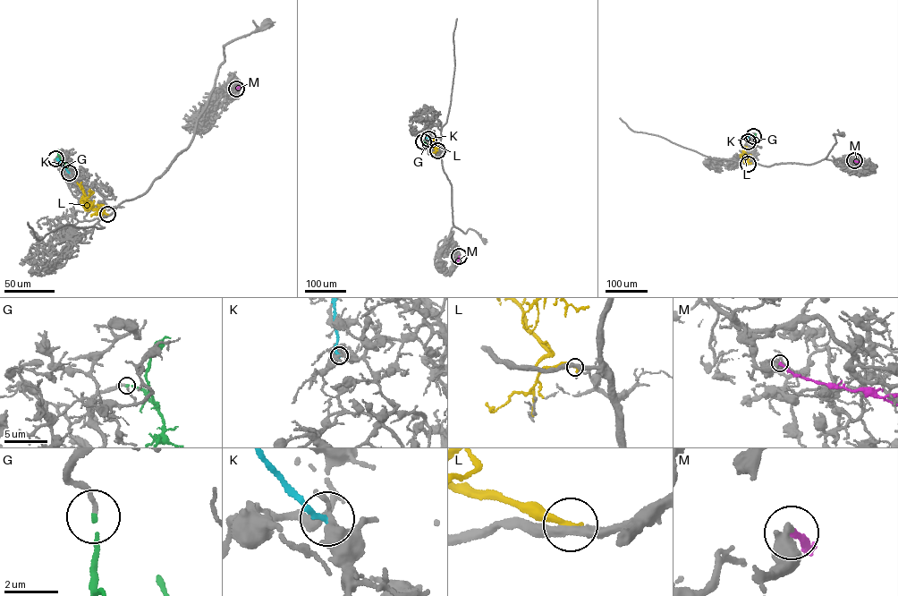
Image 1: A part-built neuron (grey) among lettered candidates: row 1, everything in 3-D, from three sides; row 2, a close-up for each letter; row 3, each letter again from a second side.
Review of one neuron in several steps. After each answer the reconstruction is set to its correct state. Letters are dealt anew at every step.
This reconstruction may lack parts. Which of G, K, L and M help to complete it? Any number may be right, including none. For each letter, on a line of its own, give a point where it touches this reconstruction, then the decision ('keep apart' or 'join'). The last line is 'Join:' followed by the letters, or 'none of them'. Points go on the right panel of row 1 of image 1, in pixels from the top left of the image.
G: (753, 136) | join
K: (748, 141) | keep apart
L: (748, 164) | keep apart
M: (854, 160) | keep apart
Join: G

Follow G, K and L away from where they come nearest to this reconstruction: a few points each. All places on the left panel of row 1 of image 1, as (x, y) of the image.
G: (55, 158), (67, 166), (65, 168)
K: (69, 172), (56, 159)
L: (107, 214), (99, 208), (88, 208), (90, 207), (83, 198), (81, 183)

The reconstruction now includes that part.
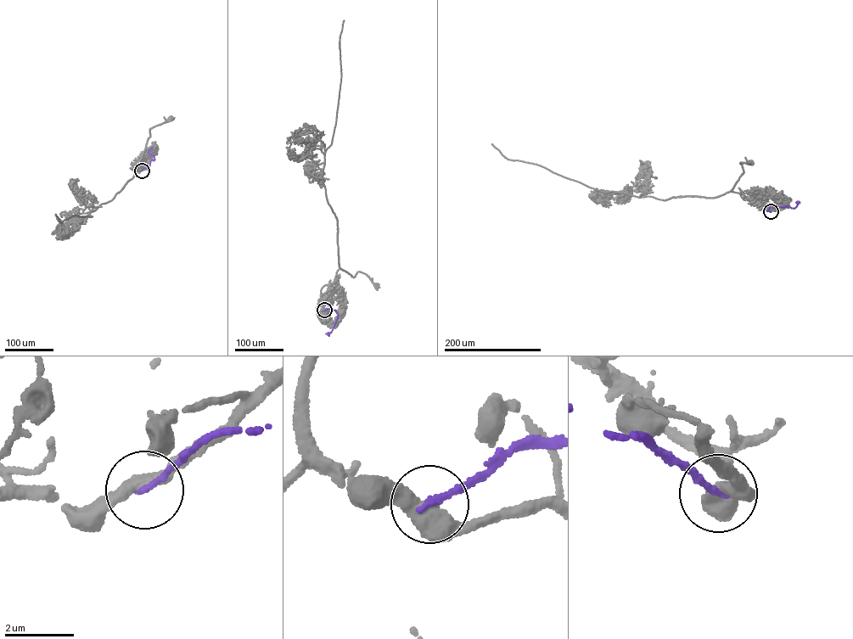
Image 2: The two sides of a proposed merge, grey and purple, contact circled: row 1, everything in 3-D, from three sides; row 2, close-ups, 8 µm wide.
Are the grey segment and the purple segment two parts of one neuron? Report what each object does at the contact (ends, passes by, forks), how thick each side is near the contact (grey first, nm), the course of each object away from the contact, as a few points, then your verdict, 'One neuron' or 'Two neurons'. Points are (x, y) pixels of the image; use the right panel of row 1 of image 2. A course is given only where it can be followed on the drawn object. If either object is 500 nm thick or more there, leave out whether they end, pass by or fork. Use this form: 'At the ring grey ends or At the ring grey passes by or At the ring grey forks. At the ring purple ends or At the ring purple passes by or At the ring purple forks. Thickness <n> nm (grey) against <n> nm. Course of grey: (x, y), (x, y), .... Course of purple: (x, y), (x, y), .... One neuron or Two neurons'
At the ring grey passes by. At the ring purple ends. Thickness 480 nm (grey) against 180 nm. Course of grey: (771, 211), (769, 207), (732, 191), (743, 172), (740, 163), (749, 162). Course of purple: (771, 211), (767, 210), (771, 204), (794, 208), (797, 202). Two neurons

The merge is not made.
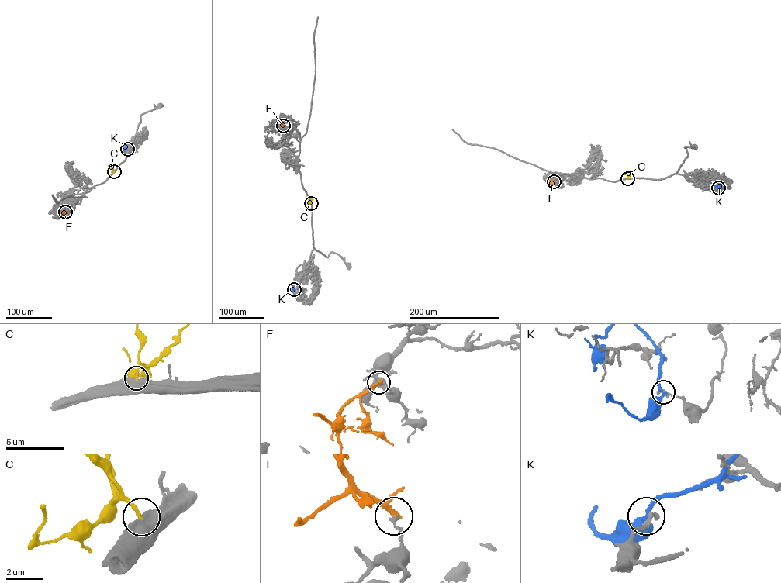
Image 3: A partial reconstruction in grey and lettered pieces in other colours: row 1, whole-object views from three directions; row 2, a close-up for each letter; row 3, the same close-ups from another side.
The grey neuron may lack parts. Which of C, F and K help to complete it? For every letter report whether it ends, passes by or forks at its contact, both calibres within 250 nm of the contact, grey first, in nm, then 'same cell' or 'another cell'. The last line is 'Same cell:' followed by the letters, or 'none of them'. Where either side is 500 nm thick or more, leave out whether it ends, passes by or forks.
C: 850 nm thick on the grey side, 180 nm on the other; another cell
F: it passes by; 140 nm thick on the grey side, 220 nm on the other; another cell
K: it passes by; 280 nm thick on the grey side, 280 nm on the other; another cell
Same cell: none of them

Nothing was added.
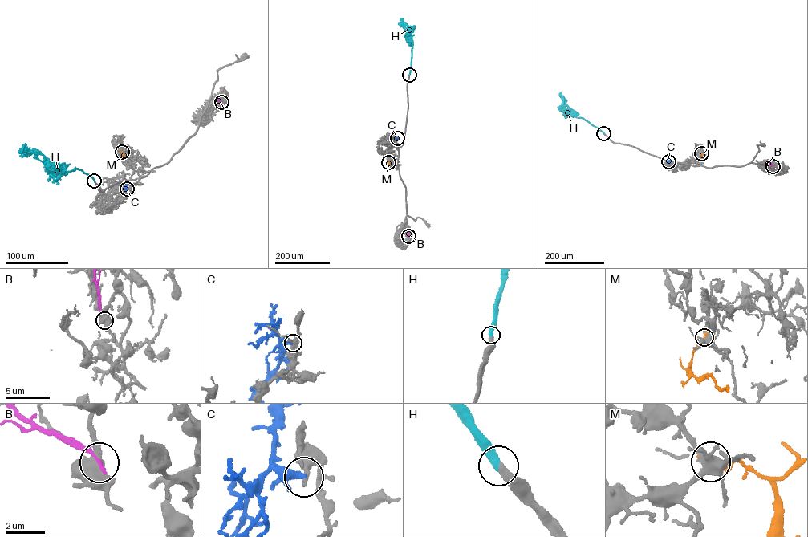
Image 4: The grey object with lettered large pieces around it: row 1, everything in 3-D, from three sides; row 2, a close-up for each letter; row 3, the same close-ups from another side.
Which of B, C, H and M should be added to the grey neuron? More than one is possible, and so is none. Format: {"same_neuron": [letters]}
{"same_neuron": ["H"]}

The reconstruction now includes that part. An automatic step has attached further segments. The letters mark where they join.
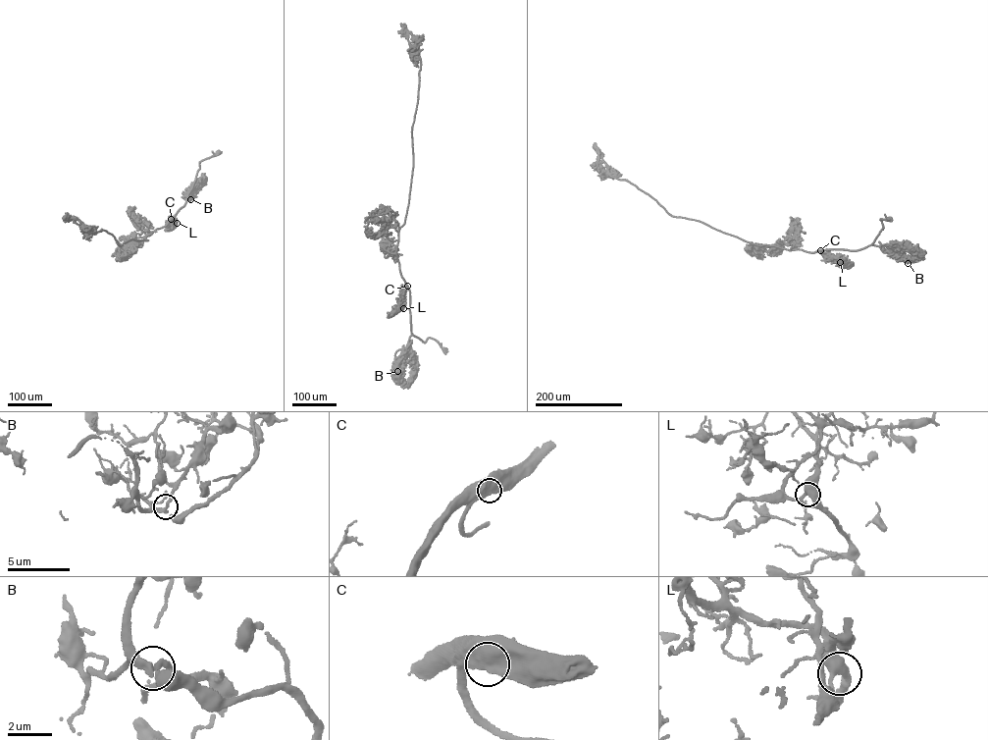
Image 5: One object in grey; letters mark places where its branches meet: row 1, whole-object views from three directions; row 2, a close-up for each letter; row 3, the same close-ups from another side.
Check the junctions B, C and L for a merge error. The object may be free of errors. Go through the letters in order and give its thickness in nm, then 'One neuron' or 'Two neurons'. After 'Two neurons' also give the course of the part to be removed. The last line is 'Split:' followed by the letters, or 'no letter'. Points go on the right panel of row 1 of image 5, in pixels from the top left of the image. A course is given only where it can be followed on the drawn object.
B: Thickness 280 nm. One neuron
C: Thickness 900 nm. One neuron
L: Thickness 400 nm. One neuron
Split: no letter

